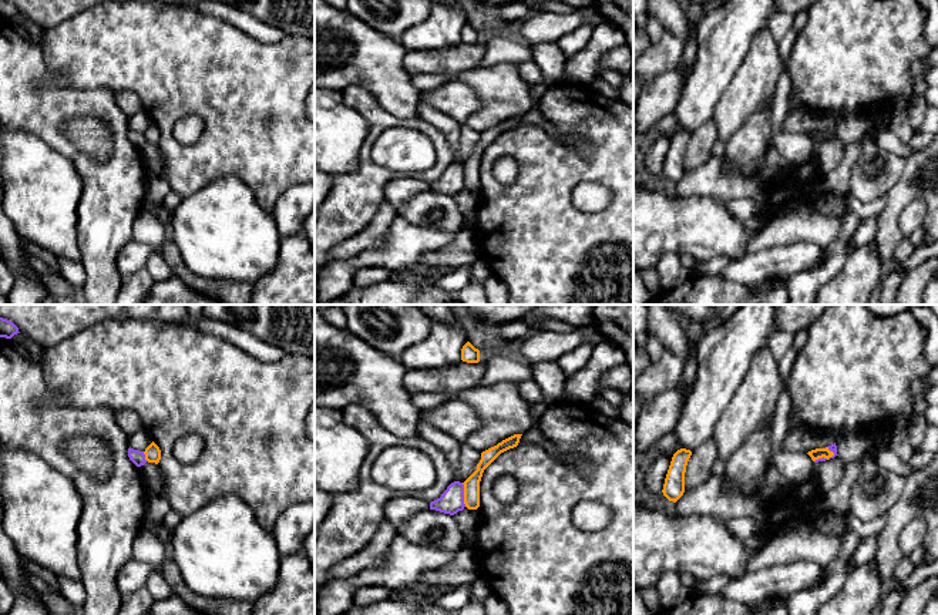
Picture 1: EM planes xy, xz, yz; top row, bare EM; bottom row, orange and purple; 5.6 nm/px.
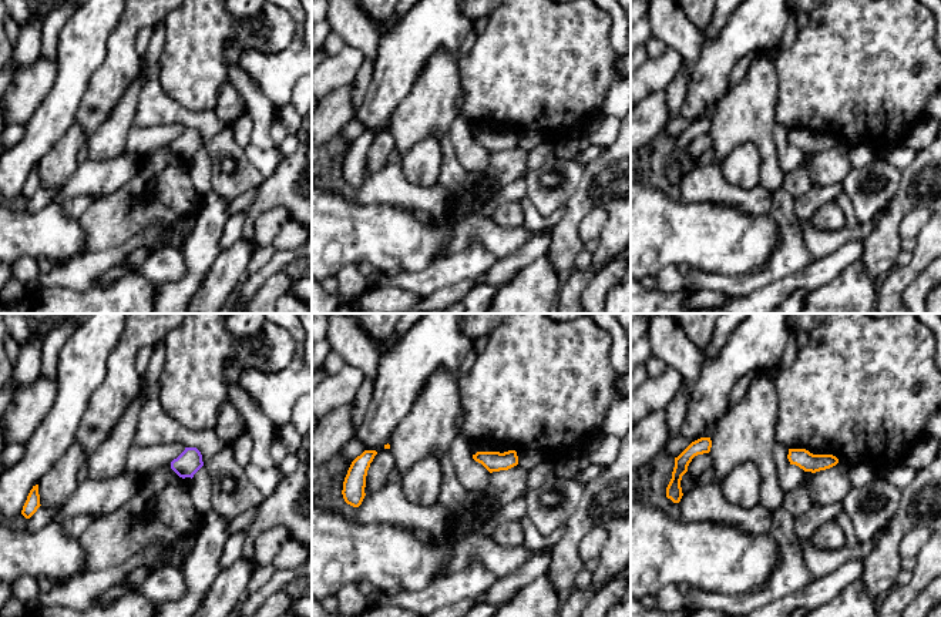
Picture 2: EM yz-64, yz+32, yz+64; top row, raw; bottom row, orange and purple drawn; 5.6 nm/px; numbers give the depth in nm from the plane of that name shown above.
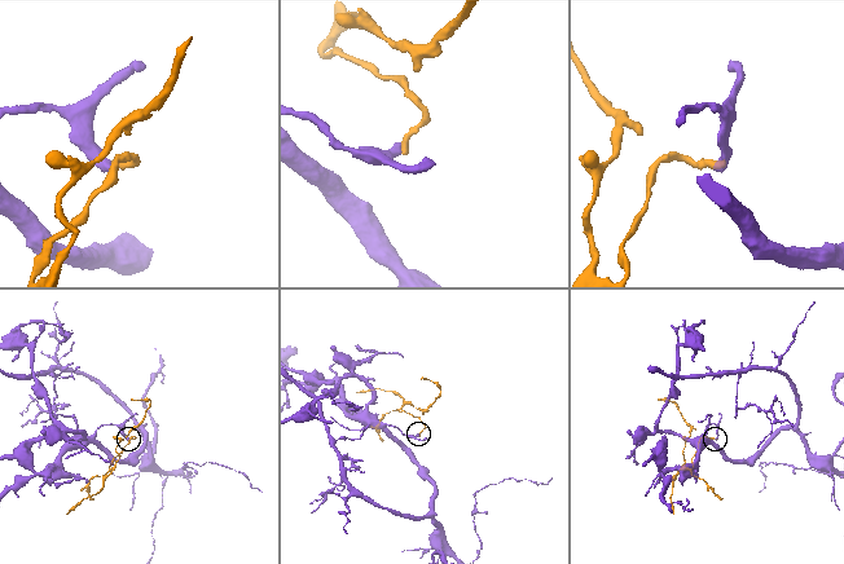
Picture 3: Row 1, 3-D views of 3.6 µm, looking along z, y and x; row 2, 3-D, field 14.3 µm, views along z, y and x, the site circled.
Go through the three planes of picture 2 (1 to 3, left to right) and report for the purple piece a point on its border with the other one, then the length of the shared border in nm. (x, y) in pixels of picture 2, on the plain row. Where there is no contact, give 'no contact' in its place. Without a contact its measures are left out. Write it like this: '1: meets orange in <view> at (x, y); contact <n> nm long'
1: no contact
2: no contact
3: no contact

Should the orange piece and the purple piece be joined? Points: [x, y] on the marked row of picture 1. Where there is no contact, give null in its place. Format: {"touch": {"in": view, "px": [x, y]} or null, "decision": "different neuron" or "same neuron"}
{"touch": {"in": "xz", "px": [464, 494]}, "decision": "different neuron"}

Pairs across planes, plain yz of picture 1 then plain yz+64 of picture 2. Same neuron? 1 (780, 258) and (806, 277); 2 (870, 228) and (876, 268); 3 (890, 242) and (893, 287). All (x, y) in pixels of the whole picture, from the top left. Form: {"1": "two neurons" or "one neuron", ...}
{"1": "two neurons", "2": "two neurons", "3": "one neuron"}

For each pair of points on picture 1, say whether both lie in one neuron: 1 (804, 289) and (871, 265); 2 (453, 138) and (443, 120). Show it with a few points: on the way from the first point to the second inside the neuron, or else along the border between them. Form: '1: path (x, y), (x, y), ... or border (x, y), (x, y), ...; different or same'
1: border (849, 254), (844, 265), (819, 289); different
2: path (453, 134), (446, 124); same

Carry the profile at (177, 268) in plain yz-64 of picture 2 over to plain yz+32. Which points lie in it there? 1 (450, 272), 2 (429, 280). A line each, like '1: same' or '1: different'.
1: same
2: same

